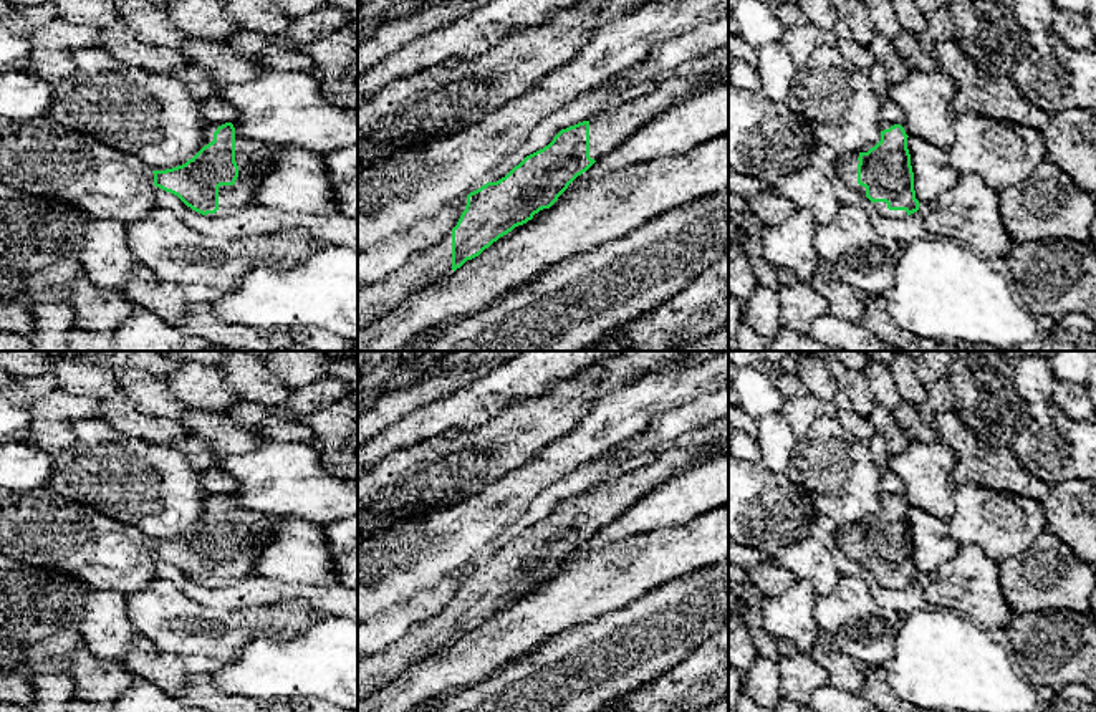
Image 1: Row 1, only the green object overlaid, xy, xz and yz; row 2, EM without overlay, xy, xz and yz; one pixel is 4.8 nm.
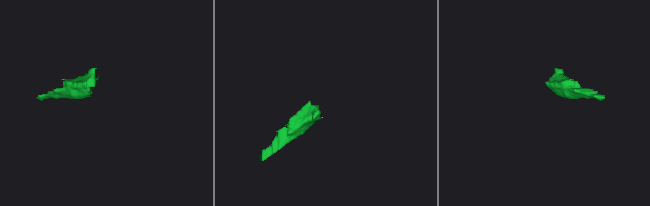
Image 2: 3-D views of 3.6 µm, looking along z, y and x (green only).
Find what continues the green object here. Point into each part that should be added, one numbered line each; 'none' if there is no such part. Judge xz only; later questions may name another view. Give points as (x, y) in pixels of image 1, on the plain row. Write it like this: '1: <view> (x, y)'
1: xz (608, 500)
2: xz (432, 635)

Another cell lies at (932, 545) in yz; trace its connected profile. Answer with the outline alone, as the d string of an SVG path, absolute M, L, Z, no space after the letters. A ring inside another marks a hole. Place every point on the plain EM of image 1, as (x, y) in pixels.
M921 507L907 508L914 561L919 575L929 575L952 558L960 548L949 535L949 525Z

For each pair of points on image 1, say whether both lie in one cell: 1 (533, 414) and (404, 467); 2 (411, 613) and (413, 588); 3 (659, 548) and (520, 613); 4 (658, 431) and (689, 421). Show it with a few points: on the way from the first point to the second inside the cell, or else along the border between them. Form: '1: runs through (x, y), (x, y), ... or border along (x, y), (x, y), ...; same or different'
1: runs through (502, 441), (472, 441), (436, 454); same
2: border along (442, 578), (378, 613); different
3: runs through (624, 573), (555, 608); same
4: runs through (666, 426), (681, 421); same

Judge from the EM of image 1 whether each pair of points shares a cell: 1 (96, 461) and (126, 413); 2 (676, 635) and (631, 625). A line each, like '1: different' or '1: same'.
1: different
2: same

